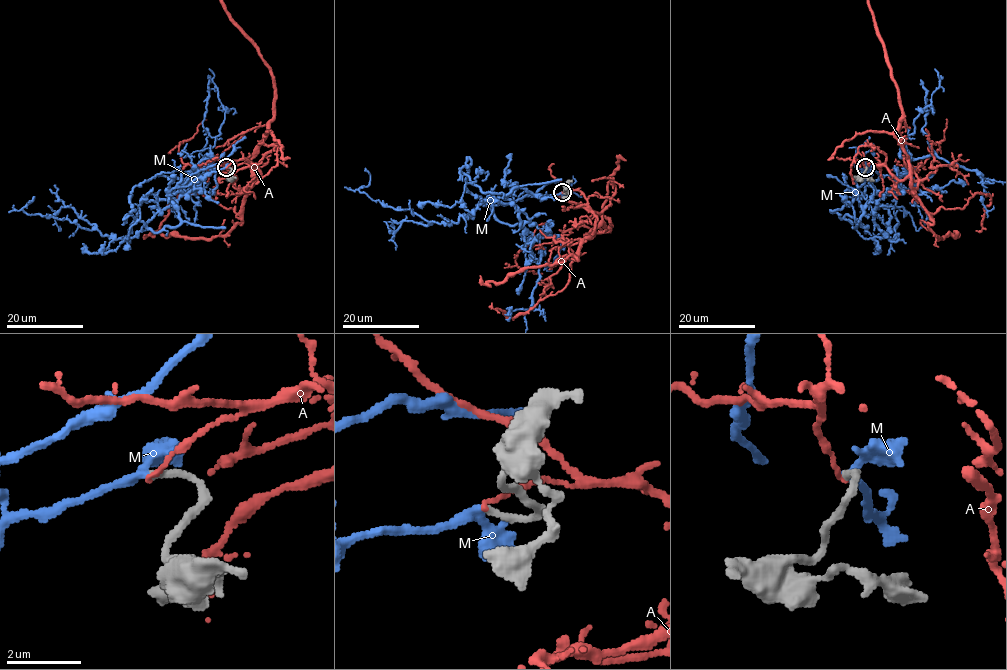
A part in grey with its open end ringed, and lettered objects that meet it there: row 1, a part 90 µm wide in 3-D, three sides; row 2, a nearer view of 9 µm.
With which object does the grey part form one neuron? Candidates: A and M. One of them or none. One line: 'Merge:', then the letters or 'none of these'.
Merge: M

